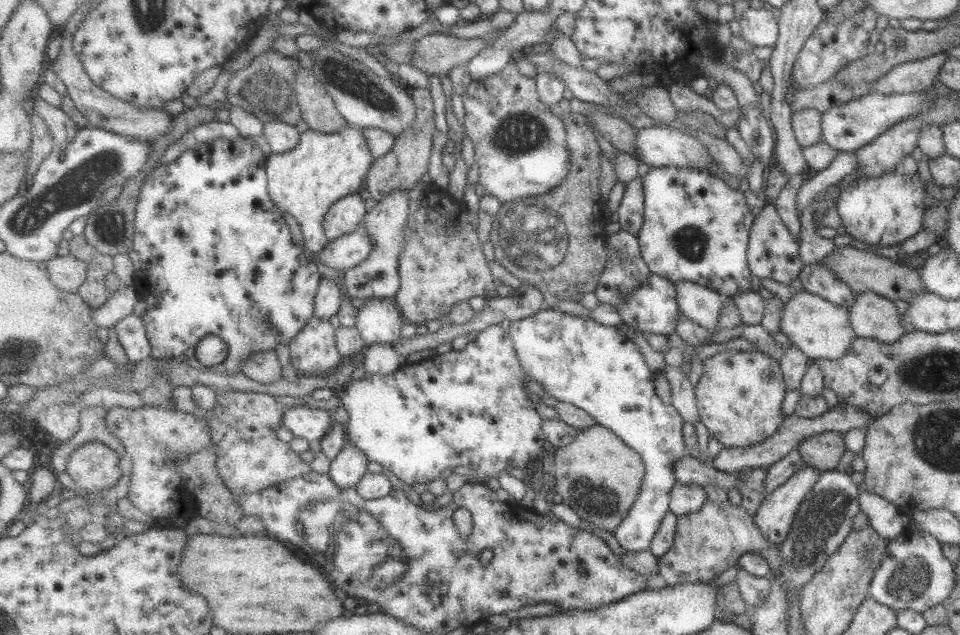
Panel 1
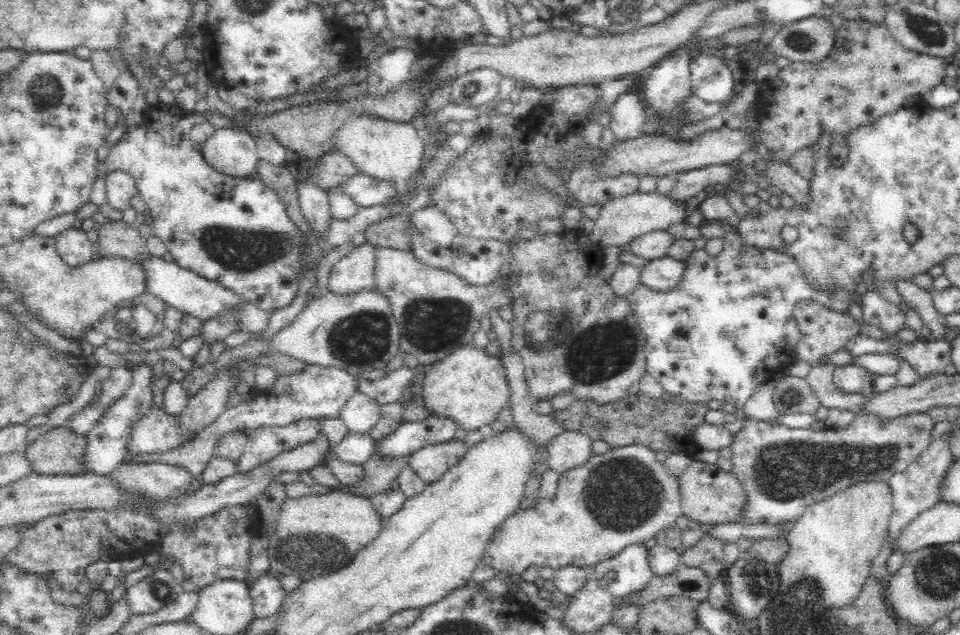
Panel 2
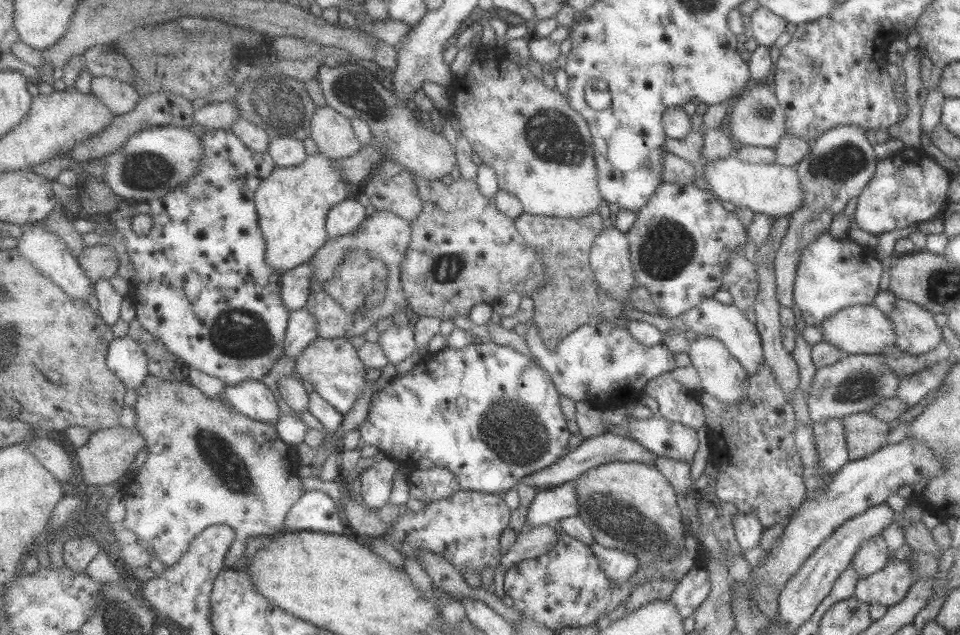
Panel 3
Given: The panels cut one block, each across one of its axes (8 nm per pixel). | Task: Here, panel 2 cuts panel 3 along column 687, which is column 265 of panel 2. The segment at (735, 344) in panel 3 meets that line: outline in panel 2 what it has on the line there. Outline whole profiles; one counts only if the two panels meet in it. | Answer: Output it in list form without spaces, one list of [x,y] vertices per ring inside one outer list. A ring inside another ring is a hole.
[[[152,256],[142,263],[142,267],[144,267],[144,273],[146,273],[146,291],[166,301],[169,306],[184,315],[189,314],[206,321],[212,317],[216,318],[216,316],[235,314],[236,331],[258,335],[268,328],[268,324],[270,324],[270,320],[275,313],[275,310],[264,310],[258,305],[248,302],[244,297],[236,294],[232,289],[222,286],[217,281],[205,279],[195,272],[184,270],[177,264],[165,262],[162,258]]]

